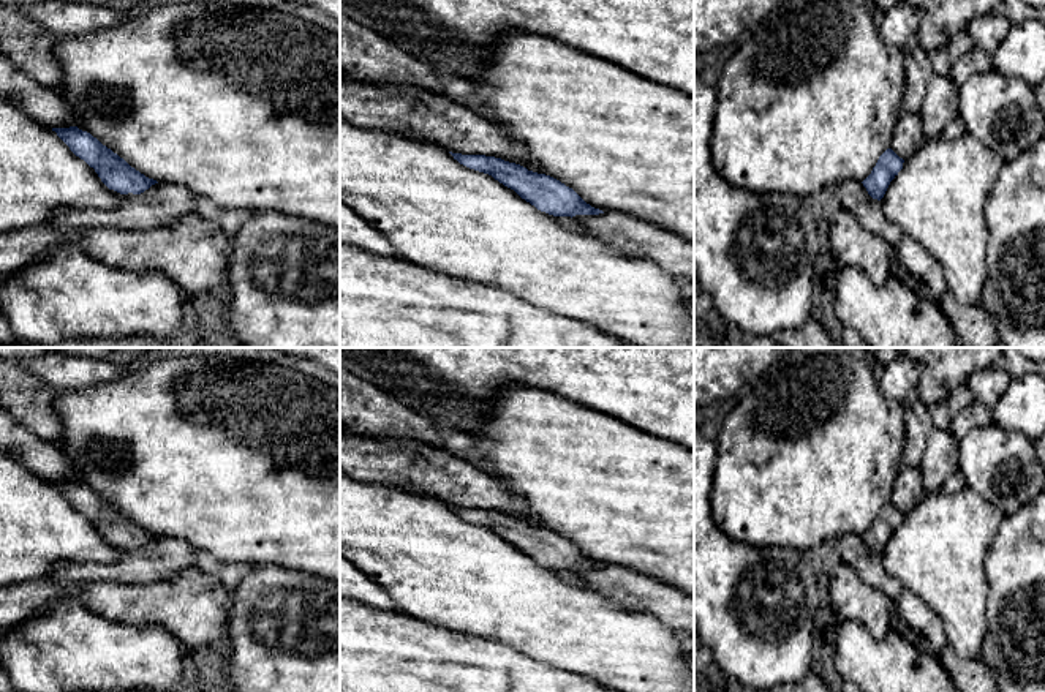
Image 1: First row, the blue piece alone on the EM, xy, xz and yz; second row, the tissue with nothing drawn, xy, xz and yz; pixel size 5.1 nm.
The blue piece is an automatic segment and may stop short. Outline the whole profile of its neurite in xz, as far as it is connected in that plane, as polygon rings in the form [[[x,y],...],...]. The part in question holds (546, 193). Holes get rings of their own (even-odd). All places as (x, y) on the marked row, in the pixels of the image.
[[[449,152],[460,164],[489,174],[514,190],[538,210],[553,216],[599,215],[599,209],[587,204],[572,188],[560,180],[528,171],[526,167],[485,155],[462,155]]]

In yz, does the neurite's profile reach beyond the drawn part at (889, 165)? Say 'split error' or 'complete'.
complete

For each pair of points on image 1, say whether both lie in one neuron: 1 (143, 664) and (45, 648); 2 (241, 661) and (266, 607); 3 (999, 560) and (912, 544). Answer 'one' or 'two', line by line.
1: one
2: one
3: two

